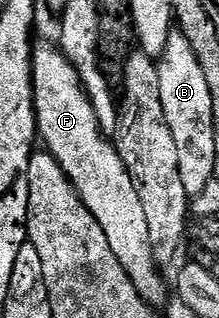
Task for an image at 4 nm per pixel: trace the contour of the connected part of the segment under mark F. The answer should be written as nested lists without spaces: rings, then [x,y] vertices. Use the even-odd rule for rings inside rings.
[[[56,46],[41,47],[31,55],[31,86],[33,89],[33,109],[37,113],[37,133],[40,142],[45,142],[44,150],[57,160],[57,164],[65,176],[77,190],[78,197],[87,205],[94,220],[99,224],[105,238],[111,245],[111,253],[120,259],[126,274],[133,280],[136,290],[149,291],[153,287],[152,279],[156,277],[158,266],[153,257],[153,242],[147,233],[147,217],[143,213],[143,205],[133,185],[133,178],[128,175],[123,161],[120,159],[112,142],[102,131],[95,109],[81,88],[81,79],[77,70],[66,61]]]

